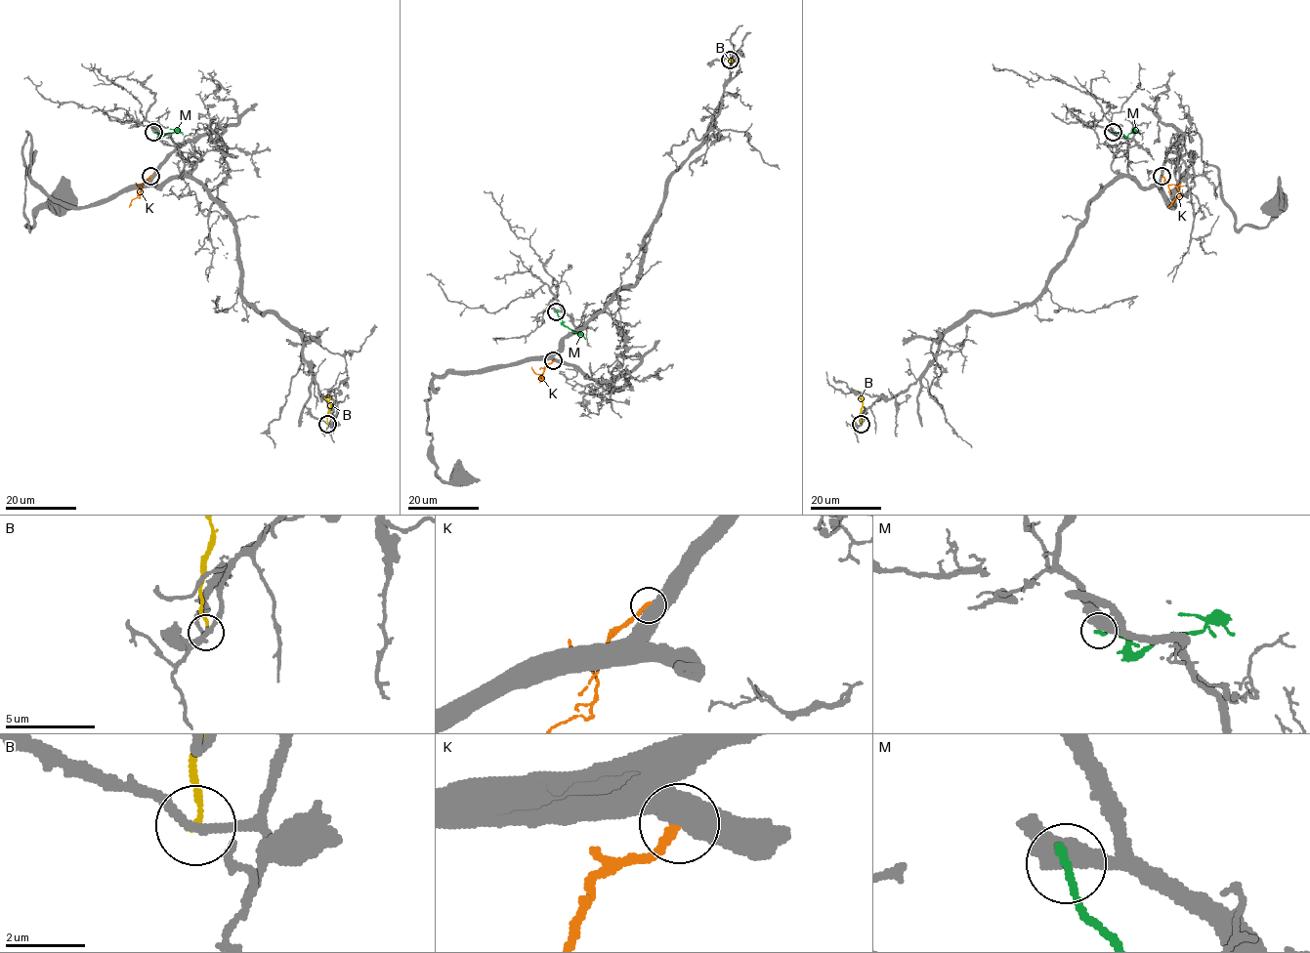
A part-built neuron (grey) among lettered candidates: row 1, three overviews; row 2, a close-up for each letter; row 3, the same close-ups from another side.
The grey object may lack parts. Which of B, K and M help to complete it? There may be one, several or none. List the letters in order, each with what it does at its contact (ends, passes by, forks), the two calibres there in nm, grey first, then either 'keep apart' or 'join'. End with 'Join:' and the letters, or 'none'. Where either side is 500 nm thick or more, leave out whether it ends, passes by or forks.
B: it ends | 200/160 nm | keep apart
K: 500/260 nm | keep apart
M: 500/200 nm | keep apart
Join: none

